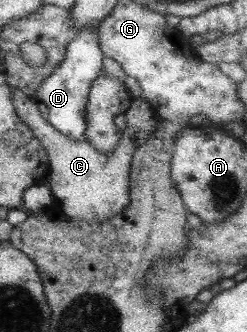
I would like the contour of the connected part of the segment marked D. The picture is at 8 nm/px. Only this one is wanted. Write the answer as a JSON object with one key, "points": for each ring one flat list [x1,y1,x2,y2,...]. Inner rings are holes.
{"points":[[97,25,80,28,74,31,73,38,68,42,64,60,37,88,35,104,39,114,57,132,74,141,82,140,86,127,85,105,90,84,101,73,103,53,98,45]]}

